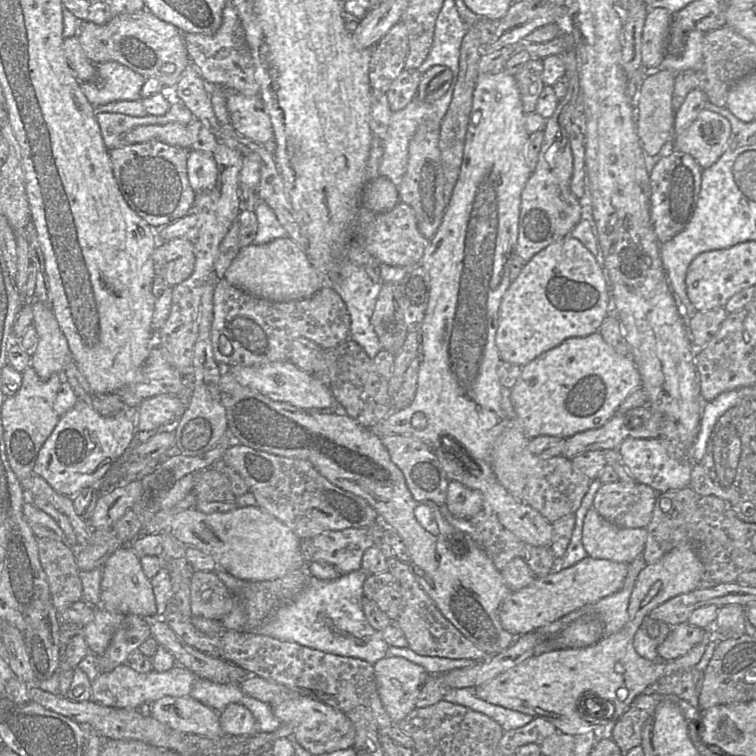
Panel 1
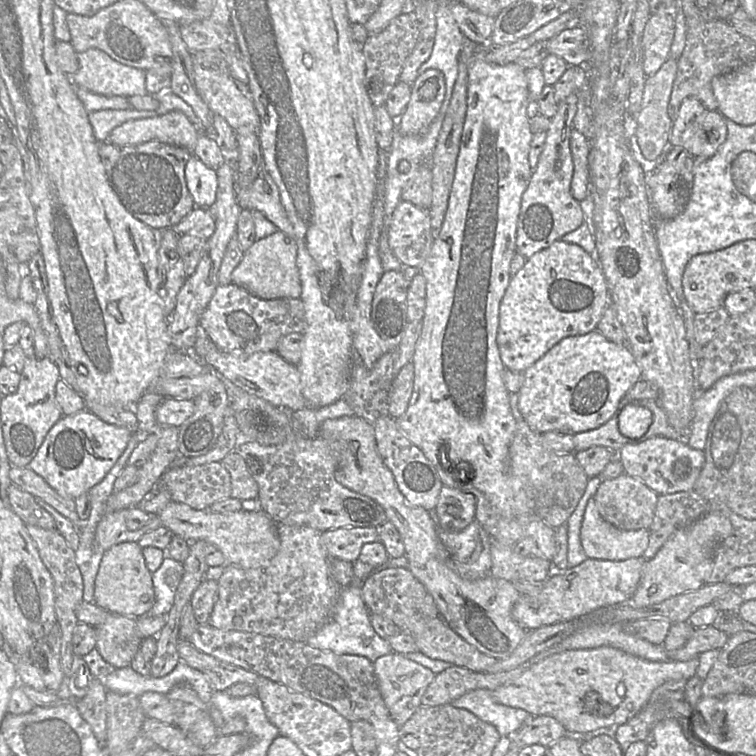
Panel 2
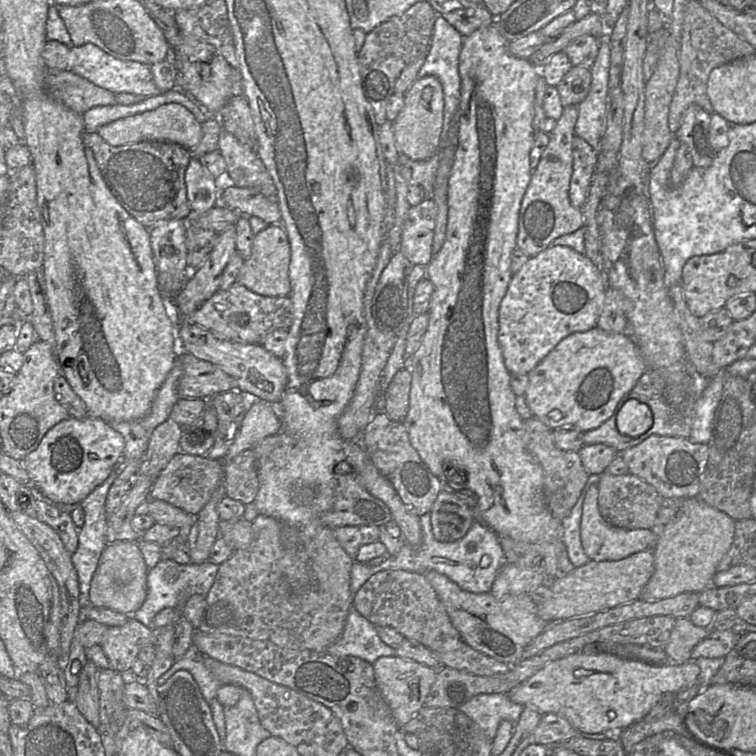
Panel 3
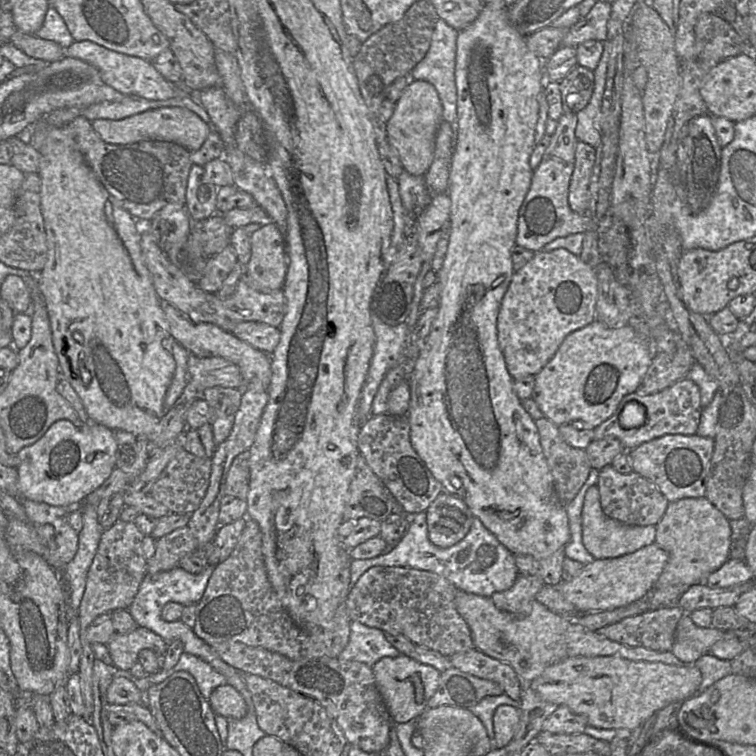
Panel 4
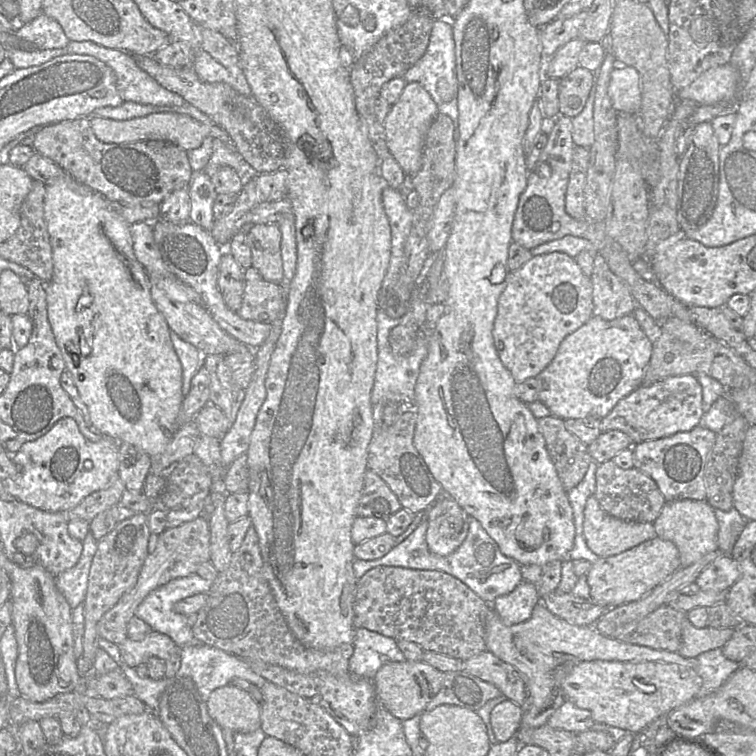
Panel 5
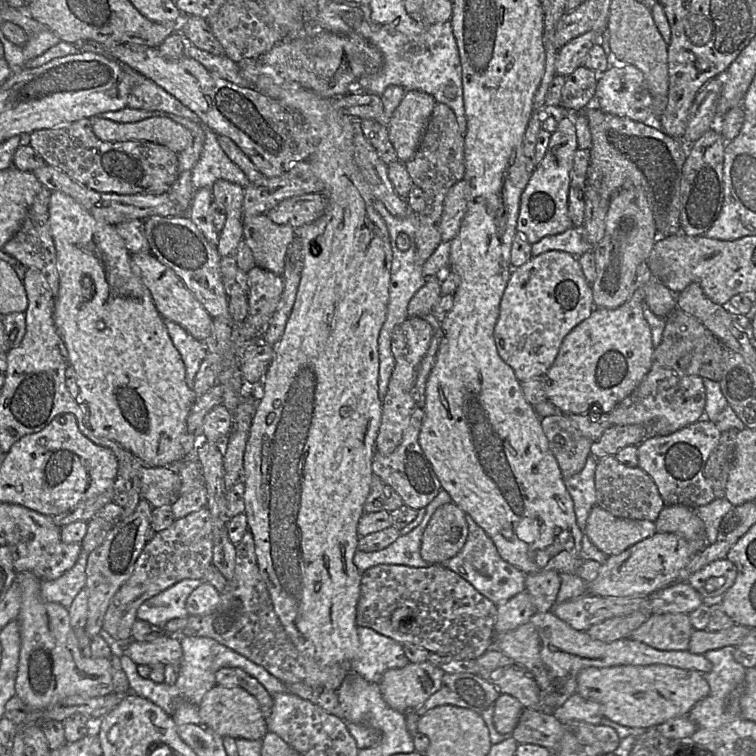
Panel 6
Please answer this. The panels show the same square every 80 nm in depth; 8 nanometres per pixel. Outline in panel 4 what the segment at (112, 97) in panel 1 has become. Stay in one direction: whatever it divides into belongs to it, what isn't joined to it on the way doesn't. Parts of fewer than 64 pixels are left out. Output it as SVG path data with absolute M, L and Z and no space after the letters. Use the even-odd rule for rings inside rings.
M74 41L65 50L65 56L77 58L93 65L99 70L101 79L106 85L126 96L134 96L147 100L190 97L186 90L165 80L150 61L109 50L92 41Z

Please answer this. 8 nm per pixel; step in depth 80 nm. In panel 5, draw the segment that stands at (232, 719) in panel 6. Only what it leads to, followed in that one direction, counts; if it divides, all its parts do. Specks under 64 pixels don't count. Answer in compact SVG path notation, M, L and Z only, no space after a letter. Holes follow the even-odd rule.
M237 686L216 688L206 705L210 717L222 729L230 729L234 733L250 733L261 727L260 704Z

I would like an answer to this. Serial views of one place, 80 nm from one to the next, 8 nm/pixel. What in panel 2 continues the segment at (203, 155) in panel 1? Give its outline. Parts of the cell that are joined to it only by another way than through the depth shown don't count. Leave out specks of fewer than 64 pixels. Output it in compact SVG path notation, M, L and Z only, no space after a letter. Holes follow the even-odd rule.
M192 155L185 167L188 191L196 207L209 208L216 200L218 179L216 171Z

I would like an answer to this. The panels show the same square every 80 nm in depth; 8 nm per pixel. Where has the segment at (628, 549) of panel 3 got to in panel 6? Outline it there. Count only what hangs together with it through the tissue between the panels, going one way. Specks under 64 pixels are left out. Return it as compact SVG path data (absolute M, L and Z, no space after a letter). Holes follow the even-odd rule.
M595 505L588 514L585 533L600 551L614 556L654 535L656 527L653 521L619 518Z

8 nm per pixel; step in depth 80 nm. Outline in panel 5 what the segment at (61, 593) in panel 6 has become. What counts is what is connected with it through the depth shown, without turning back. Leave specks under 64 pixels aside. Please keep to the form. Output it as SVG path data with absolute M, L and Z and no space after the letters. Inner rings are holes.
M89 531L84 538L83 551L78 562L55 577L55 585L73 609L83 603L86 596L89 571L98 542Z

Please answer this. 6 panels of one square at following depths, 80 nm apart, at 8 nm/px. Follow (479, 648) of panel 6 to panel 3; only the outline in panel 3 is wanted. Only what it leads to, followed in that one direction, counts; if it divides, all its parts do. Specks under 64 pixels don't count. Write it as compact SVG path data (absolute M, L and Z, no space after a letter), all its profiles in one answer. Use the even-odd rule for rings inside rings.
M383 570L372 575L353 596L353 607L376 627L390 626L405 638L417 641L433 652L450 651L464 642L424 574L404 570Z

